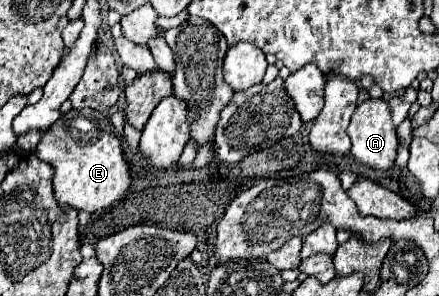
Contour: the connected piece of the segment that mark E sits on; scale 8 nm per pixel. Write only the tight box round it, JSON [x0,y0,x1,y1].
[36,109,132,213]

